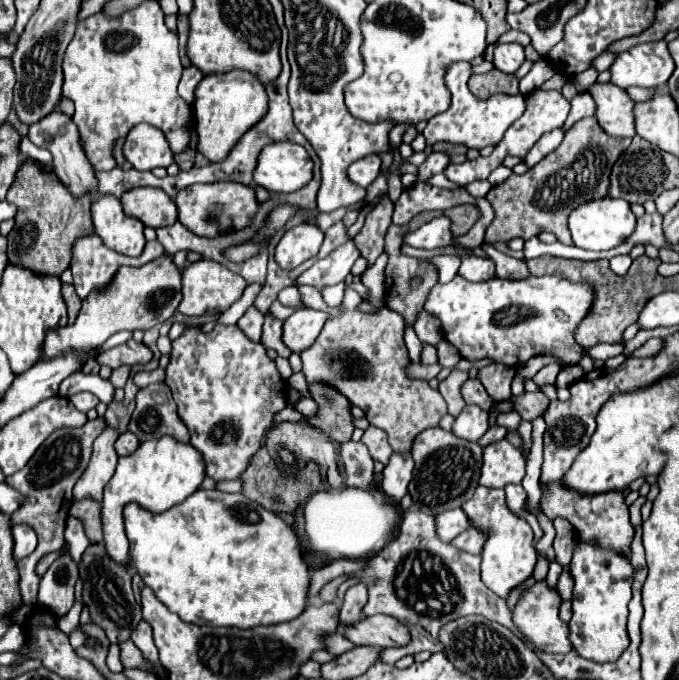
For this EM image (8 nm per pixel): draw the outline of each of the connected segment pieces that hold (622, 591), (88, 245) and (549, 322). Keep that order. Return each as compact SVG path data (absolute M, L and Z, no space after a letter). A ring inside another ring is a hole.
M596 540L578 542L572 552L570 574L574 580L572 590L572 620L570 620L570 640L582 658L594 662L618 660L630 642L626 636L626 612L632 598L630 586L634 578L634 568L628 556L614 550L600 548Z
M96 234L94 236L84 236L78 244L74 244L74 258L72 258L72 264L70 264L70 270L72 270L72 276L74 276L76 294L84 300L84 298L90 296L90 292L106 288L112 282L112 278L114 278L114 274L116 274L116 270L120 266L144 266L146 262L150 262L150 260L162 256L162 254L164 254L164 248L162 248L162 244L158 240L146 242L144 252L140 256L136 256L136 258L130 258L130 256L122 256L122 254L106 248Z
M460 274L448 284L436 284L424 304L426 312L436 316L442 324L444 338L458 348L464 360L482 360L492 358L494 362L506 366L522 366L532 356L550 354L560 358L560 364L578 364L582 358L580 346L574 340L578 324L588 316L594 304L594 286L590 282L570 282L560 276L528 276L524 280L500 280L492 278L486 282L472 284Z

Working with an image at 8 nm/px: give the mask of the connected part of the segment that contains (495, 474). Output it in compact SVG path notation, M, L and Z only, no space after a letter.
M506 438L484 448L484 464L480 484L486 488L504 488L506 484L520 484L524 478L526 460L522 452Z

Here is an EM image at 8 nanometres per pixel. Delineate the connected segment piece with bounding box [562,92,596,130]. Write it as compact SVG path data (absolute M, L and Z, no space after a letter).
M588 92L578 94L570 104L572 104L572 110L570 110L562 130L568 130L572 124L576 124L578 120L582 120L586 116L594 116L594 110L596 110L596 104L594 104L594 100L592 100L592 96Z

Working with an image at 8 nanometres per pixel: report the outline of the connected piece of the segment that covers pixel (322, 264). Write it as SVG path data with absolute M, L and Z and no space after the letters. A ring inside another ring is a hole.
M346 242L344 246L336 248L328 258L318 260L310 270L302 273L296 285L314 286L316 290L322 290L324 286L332 286L338 282L344 282L344 278L350 274L352 264L358 258L358 250L354 248L354 242Z

